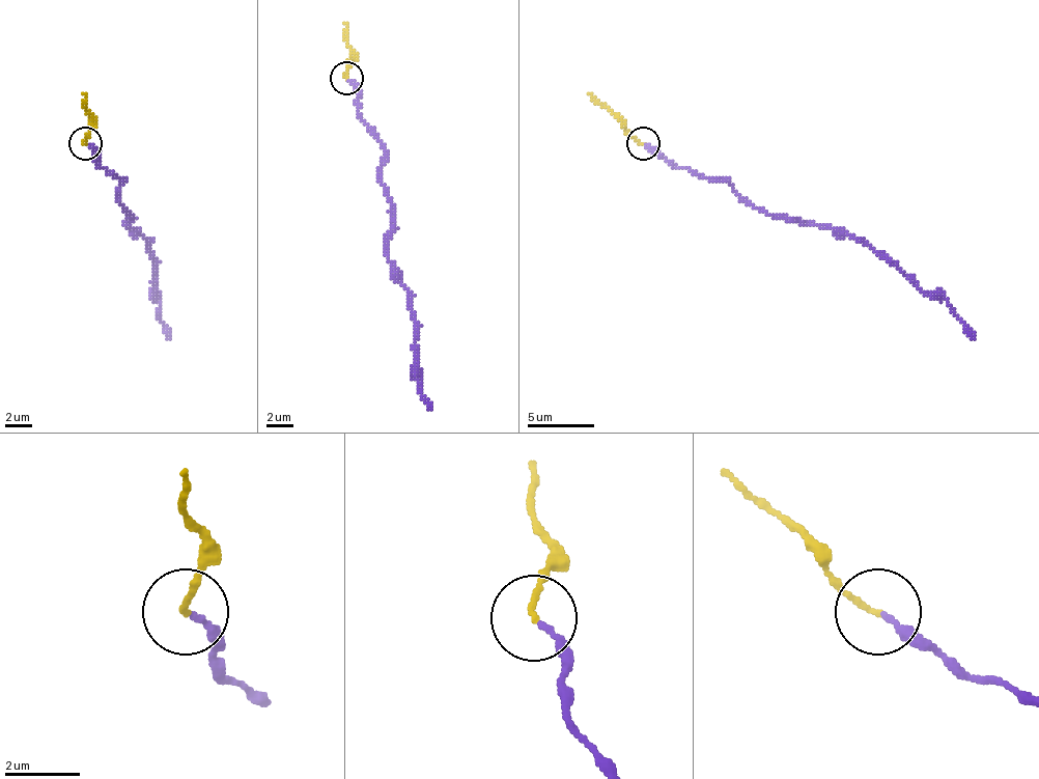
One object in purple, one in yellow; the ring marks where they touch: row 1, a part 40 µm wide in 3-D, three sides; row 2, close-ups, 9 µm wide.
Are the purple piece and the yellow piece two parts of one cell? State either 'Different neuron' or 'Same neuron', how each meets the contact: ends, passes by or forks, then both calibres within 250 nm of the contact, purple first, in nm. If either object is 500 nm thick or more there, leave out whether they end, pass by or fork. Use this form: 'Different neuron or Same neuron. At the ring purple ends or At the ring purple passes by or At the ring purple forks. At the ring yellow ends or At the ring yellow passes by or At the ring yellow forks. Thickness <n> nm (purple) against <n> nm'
Same neuron. At the ring purple ends. At the ring yellow ends. Thickness 170 nm (purple) against 140 nm

